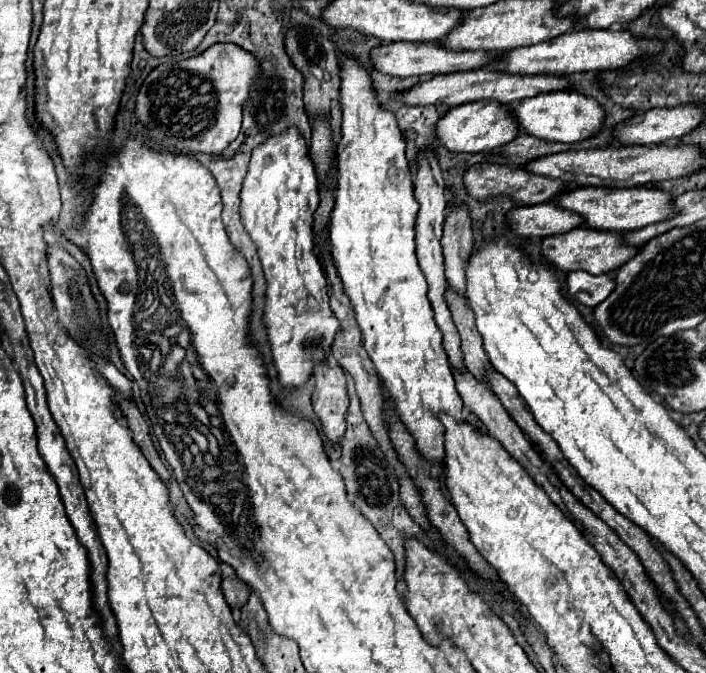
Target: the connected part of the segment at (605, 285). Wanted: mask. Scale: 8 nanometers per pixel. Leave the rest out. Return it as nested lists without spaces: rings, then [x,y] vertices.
[[[583,270],[567,274],[567,298],[577,300],[589,308],[595,308],[599,302],[603,302],[613,292],[613,288],[615,282],[611,274],[593,276]]]

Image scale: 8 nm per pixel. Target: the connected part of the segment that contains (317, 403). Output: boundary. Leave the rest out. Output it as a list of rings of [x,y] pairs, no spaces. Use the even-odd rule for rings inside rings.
[[[317,366],[313,372],[315,390],[311,396],[313,410],[321,422],[323,434],[339,444],[345,434],[345,412],[349,406],[345,376],[339,366]]]

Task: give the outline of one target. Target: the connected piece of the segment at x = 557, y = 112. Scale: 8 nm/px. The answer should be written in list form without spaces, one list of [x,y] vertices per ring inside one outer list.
[[[555,90],[555,92],[541,92],[537,96],[517,102],[509,114],[515,118],[517,126],[523,132],[527,132],[535,138],[571,144],[571,142],[585,140],[585,138],[597,134],[601,128],[605,110],[593,98],[587,98],[575,90]]]

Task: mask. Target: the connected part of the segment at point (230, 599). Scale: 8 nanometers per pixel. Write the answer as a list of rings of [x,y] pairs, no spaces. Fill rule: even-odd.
[[[237,577],[235,578],[225,578],[222,580],[221,589],[224,594],[227,604],[231,608],[241,608],[247,598],[249,598],[249,588],[245,582],[241,582]]]

